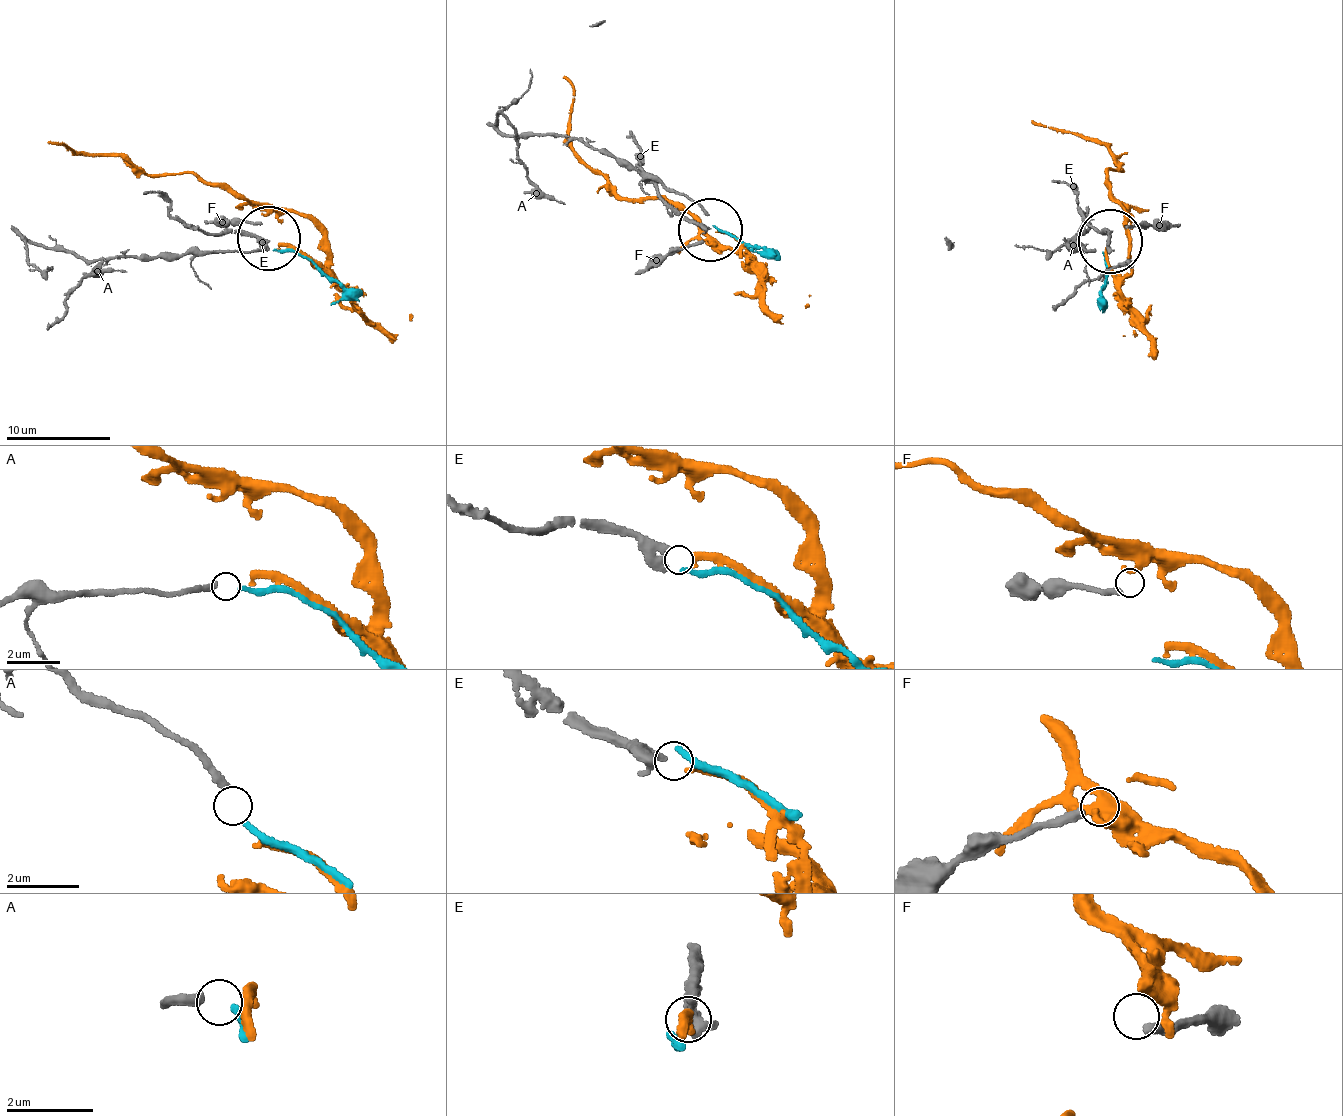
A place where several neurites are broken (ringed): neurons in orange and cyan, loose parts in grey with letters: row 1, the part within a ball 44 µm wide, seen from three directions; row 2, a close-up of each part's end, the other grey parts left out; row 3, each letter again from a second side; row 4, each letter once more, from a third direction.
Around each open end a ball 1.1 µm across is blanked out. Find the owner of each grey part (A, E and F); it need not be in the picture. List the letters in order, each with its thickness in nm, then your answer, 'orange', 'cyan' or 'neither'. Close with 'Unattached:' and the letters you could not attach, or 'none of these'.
A: calibre 200 nm; cyan
E: calibre 380 nm; orange
F: calibre 240 nm; neither
Unattached: F

